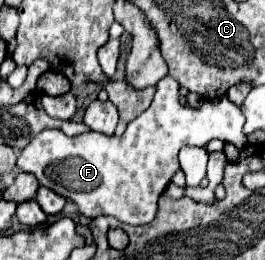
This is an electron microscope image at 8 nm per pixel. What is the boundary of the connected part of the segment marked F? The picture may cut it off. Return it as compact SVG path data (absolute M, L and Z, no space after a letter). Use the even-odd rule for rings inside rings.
M172 76L162 78L156 84L156 94L148 110L144 110L138 118L134 118L122 136L104 136L100 132L84 132L78 136L66 136L64 132L40 132L30 140L30 144L20 152L16 160L16 168L20 172L32 174L40 186L50 188L52 192L72 200L80 214L86 218L98 216L114 216L116 220L132 226L144 226L154 220L158 212L158 198L164 188L170 184L174 172L180 170L178 152L182 146L204 146L212 138L234 144L238 150L246 146L246 136L242 134L244 116L240 108L230 102L228 96L218 96L218 100L208 100L202 108L188 108L178 102L178 82Z

